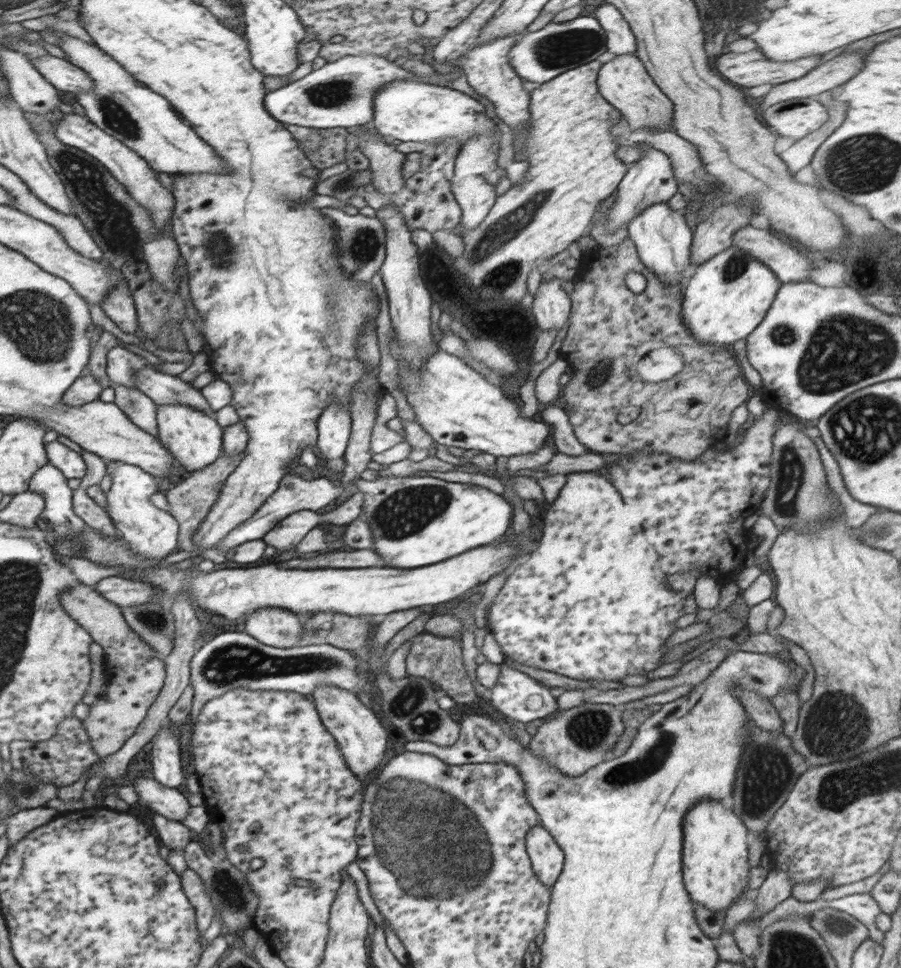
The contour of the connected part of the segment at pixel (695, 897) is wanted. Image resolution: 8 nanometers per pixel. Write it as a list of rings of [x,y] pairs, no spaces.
[[[702,800],[684,816],[684,844],[682,852],[683,882],[693,902],[712,911],[727,908],[748,890],[748,854],[750,834],[730,808],[716,800]]]

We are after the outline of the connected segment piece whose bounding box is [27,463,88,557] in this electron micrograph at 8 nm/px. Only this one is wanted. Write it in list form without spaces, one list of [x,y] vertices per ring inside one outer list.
[[[48,463],[46,466],[42,466],[40,470],[34,472],[34,476],[32,476],[27,490],[37,492],[44,497],[45,509],[42,512],[42,519],[53,524],[53,527],[50,529],[50,535],[55,552],[64,556],[76,557],[81,556],[81,544],[79,544],[77,536],[81,533],[82,529],[88,526],[74,512],[72,498],[74,492],[68,488],[66,480],[58,468]]]

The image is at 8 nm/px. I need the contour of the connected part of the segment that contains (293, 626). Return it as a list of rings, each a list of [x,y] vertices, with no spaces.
[[[259,608],[245,618],[244,631],[266,646],[294,648],[303,637],[301,618],[285,608]]]

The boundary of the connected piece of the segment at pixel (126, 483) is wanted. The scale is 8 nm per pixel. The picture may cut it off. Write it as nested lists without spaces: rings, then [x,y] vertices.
[[[107,461],[107,474],[112,477],[112,488],[106,494],[107,513],[117,532],[137,555],[145,559],[164,559],[179,545],[178,521],[168,512],[152,504],[151,496],[159,492],[154,477],[142,468],[122,461]]]

